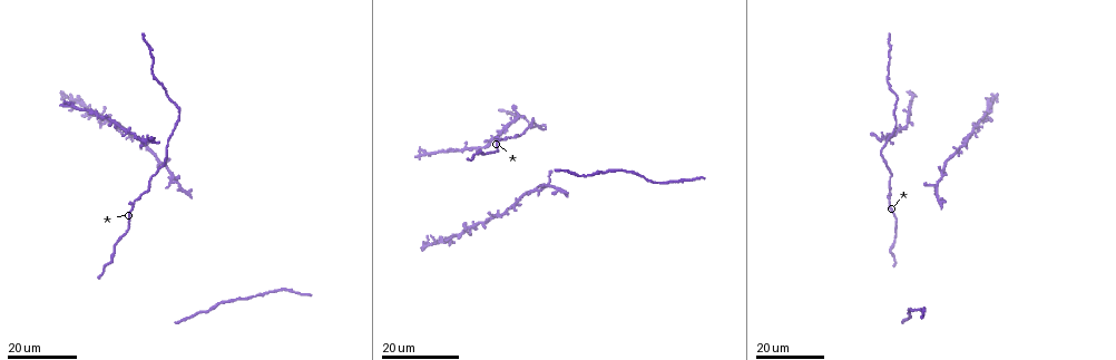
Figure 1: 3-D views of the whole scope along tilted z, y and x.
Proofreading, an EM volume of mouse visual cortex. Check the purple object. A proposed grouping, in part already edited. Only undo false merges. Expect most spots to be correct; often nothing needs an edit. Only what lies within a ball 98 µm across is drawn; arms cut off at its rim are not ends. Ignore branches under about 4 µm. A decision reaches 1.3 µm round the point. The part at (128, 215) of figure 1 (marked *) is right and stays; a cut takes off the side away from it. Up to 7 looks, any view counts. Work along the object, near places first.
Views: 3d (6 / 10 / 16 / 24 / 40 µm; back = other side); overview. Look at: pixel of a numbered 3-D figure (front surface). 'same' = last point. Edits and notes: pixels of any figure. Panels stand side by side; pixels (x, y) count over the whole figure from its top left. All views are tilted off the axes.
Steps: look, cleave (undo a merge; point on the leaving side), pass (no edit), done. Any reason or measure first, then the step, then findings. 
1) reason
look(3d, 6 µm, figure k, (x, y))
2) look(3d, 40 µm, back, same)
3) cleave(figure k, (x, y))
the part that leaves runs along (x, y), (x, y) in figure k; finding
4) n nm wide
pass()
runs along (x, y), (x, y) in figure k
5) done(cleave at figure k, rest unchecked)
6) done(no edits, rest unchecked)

a fork
look(3d, 24 µm, figure 1, (907, 121))

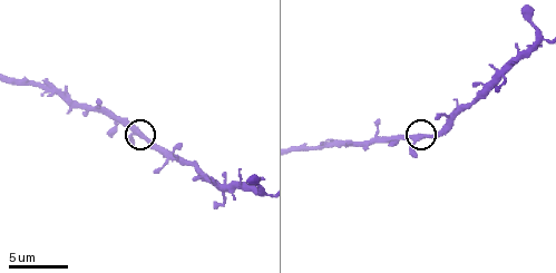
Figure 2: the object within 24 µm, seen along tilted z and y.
closer look
look(3d, 6 µm, figure 2, (420, 138))

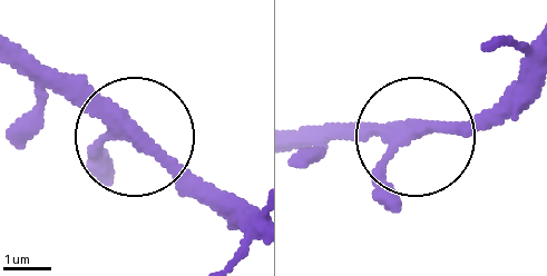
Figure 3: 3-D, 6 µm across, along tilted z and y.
270 nm wide
pass()
one neuron here

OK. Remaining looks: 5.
small branch off a trunk
look(3d, 16 µm, figure 1, (968, 137))

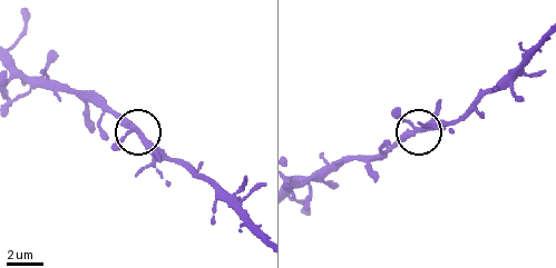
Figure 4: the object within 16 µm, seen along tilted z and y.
zoom in
look(3d, 10 µm, figure 4, (133, 125))

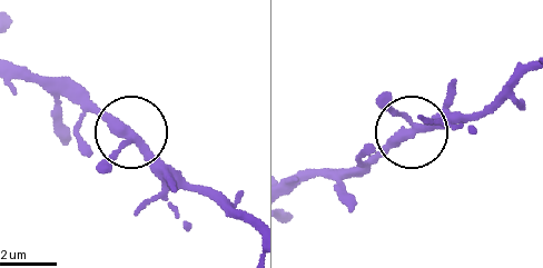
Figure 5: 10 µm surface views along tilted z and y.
look(3d, 6 µm, figure 5, (408, 127))

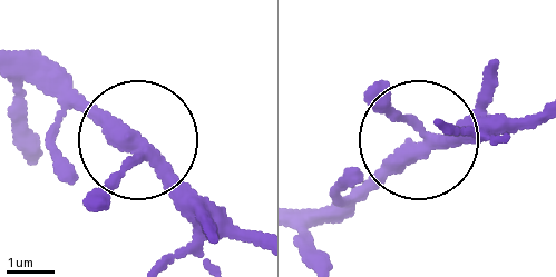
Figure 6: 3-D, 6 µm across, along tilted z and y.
side arm 26 µm
pass()
runs along (259, 240), (198, 206), (64, 78) in figure 6; continuous, no second neuron

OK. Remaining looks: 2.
look(3d, 16 µm, figure 1, (549, 186))

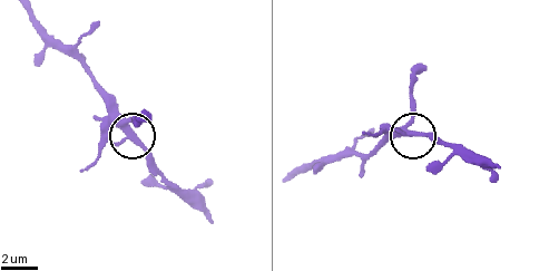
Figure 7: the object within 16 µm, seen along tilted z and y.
look(3d, 10 µm, figure 7, (128, 138))

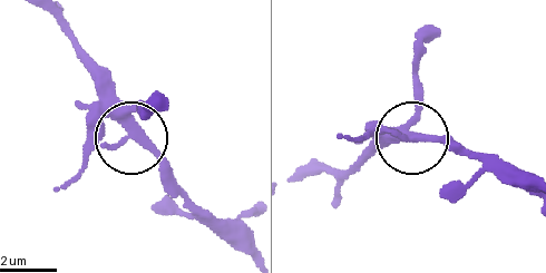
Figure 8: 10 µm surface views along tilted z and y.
pass()
one neuron here

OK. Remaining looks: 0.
done(no edits, rest unchecked)

